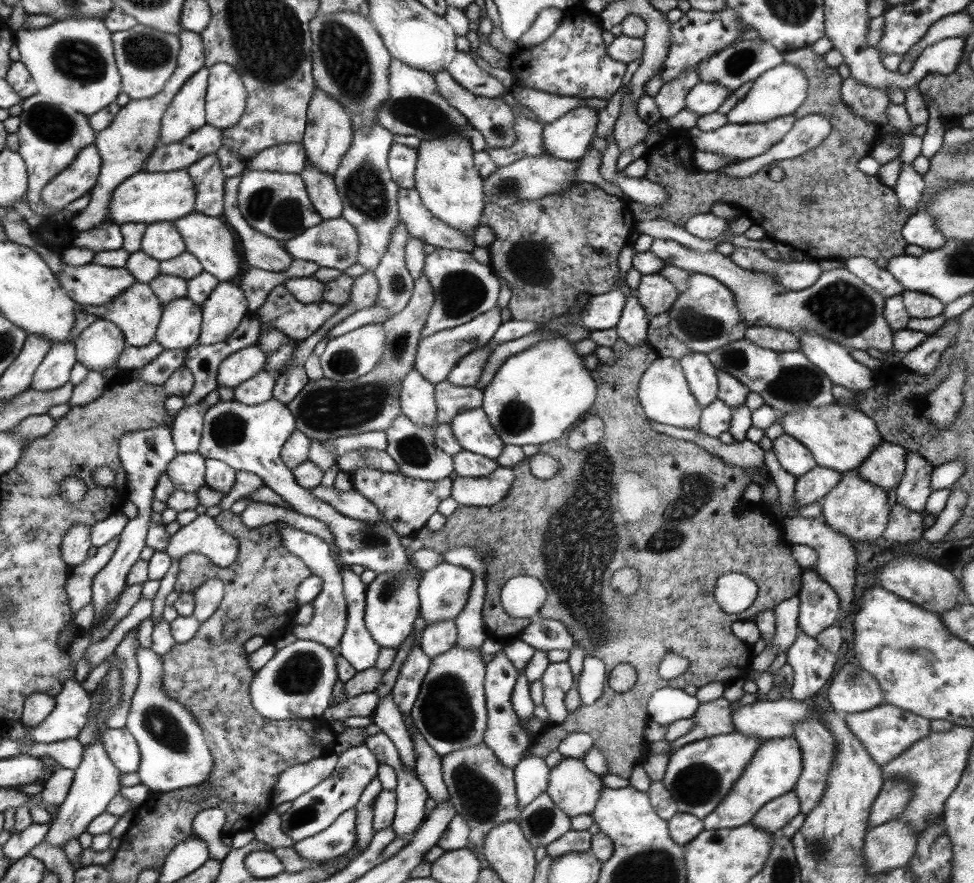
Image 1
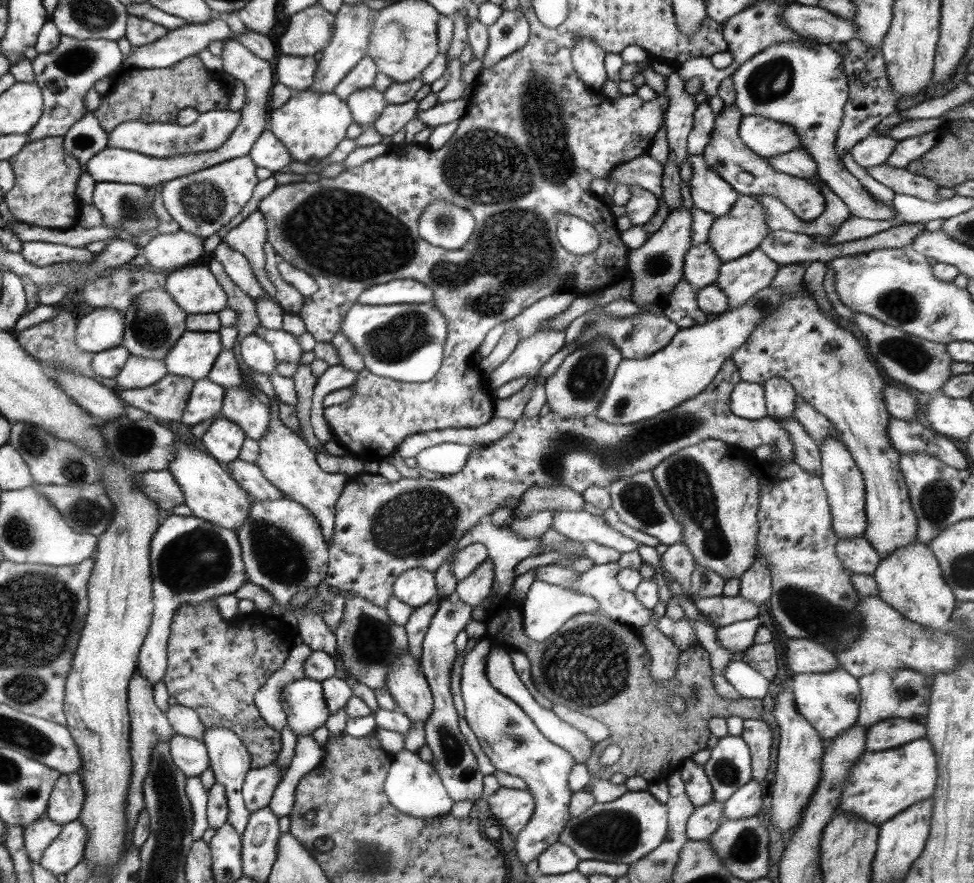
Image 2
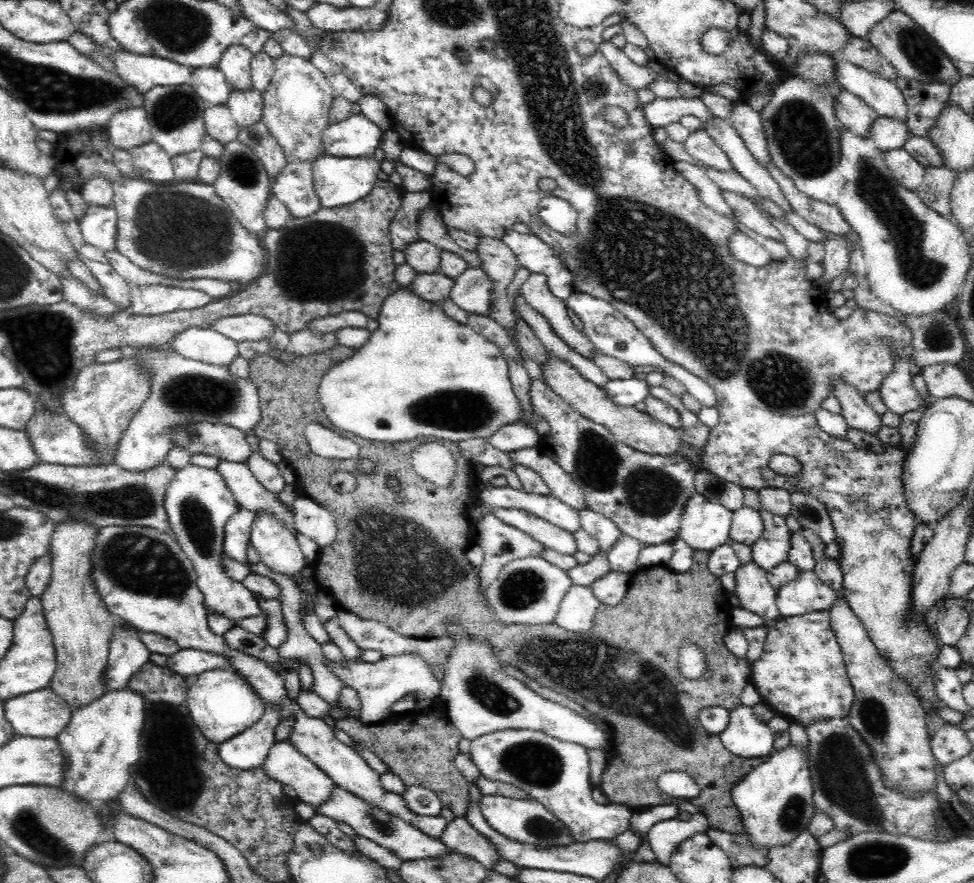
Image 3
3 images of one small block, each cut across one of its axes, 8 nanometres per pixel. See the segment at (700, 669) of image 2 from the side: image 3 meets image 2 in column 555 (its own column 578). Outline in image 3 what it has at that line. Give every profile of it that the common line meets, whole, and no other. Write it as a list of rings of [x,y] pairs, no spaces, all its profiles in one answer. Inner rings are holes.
[[[310,354],[310,356],[304,356],[304,358],[296,356],[296,362],[294,362],[292,366],[288,366],[288,368],[284,368],[282,364],[278,364],[278,362],[272,360],[270,356],[260,356],[260,358],[256,358],[256,360],[250,362],[250,376],[252,376],[252,384],[258,386],[258,402],[260,402],[260,420],[258,420],[258,424],[254,426],[256,436],[260,436],[260,438],[264,438],[264,440],[270,440],[270,442],[276,442],[276,444],[280,446],[280,452],[282,452],[284,462],[290,464],[290,468],[292,468],[292,470],[296,472],[296,476],[298,476],[298,486],[296,486],[298,492],[300,492],[302,496],[306,496],[306,498],[312,498],[312,500],[318,502],[320,506],[328,508],[328,510],[334,514],[334,520],[336,520],[336,526],[338,526],[338,528],[336,528],[334,542],[330,542],[328,546],[324,546],[324,548],[320,550],[320,558],[318,558],[318,562],[316,562],[316,566],[314,566],[314,574],[312,574],[312,576],[314,576],[314,580],[318,582],[318,586],[334,596],[334,600],[338,602],[338,608],[340,608],[340,610],[344,610],[344,612],[352,612],[352,614],[358,614],[358,618],[364,620],[364,622],[380,622],[380,624],[388,626],[390,630],[394,630],[396,634],[406,636],[406,638],[412,638],[412,640],[436,640],[436,638],[448,638],[448,636],[450,636],[450,632],[448,632],[448,624],[450,624],[450,622],[456,622],[456,624],[464,630],[464,634],[466,634],[466,636],[462,636],[462,638],[478,638],[478,640],[486,642],[486,644],[494,650],[494,656],[500,660],[502,666],[516,668],[516,670],[520,670],[524,676],[528,676],[528,678],[532,678],[534,682],[538,682],[540,686],[544,686],[544,688],[548,688],[548,690],[552,690],[552,692],[556,692],[556,694],[562,694],[562,696],[566,696],[568,700],[574,700],[574,702],[578,702],[580,706],[588,708],[588,710],[592,712],[592,716],[596,716],[598,720],[602,720],[604,724],[608,724],[608,734],[610,734],[610,738],[612,738],[612,744],[610,744],[610,748],[606,750],[606,752],[608,752],[608,764],[606,764],[604,774],[602,774],[602,792],[610,798],[610,804],[612,804],[614,808],[620,808],[620,806],[626,806],[626,808],[654,808],[654,806],[662,806],[662,804],[682,804],[682,802],[692,802],[694,806],[698,806],[698,808],[702,808],[702,810],[706,812],[706,818],[708,818],[710,828],[720,830],[720,832],[728,832],[728,834],[734,834],[734,836],[742,836],[742,834],[744,834],[744,828],[742,828],[740,812],[736,812],[736,806],[734,806],[734,802],[732,802],[732,784],[738,782],[740,778],[748,776],[748,774],[750,774],[754,768],[758,768],[760,764],[764,764],[764,762],[770,758],[770,754],[768,754],[768,756],[758,756],[758,758],[740,758],[740,756],[736,756],[736,754],[732,754],[732,752],[728,752],[728,750],[724,748],[720,736],[712,736],[712,734],[708,734],[708,732],[702,728],[702,724],[700,724],[700,712],[702,712],[702,708],[712,708],[712,706],[736,708],[738,704],[742,704],[742,702],[740,702],[740,696],[742,696],[744,688],[750,684],[750,682],[748,682],[748,680],[750,680],[750,664],[748,664],[748,660],[746,660],[746,658],[744,658],[744,660],[738,660],[738,658],[736,658],[734,654],[730,654],[730,650],[726,648],[726,634],[728,634],[728,628],[730,628],[730,610],[732,610],[732,604],[730,604],[730,600],[728,600],[730,596],[726,594],[726,590],[724,590],[724,586],[722,586],[722,578],[710,574],[710,570],[708,570],[708,554],[710,554],[710,552],[706,552],[706,550],[696,550],[696,552],[694,552],[694,564],[692,564],[692,570],[690,570],[690,572],[684,572],[684,574],[672,572],[668,566],[660,566],[660,568],[658,568],[658,566],[656,566],[656,568],[640,568],[640,570],[638,570],[636,574],[632,574],[632,578],[630,578],[630,590],[628,590],[624,602],[620,602],[620,606],[616,606],[616,608],[606,608],[604,604],[600,604],[600,608],[596,610],[596,614],[594,614],[594,618],[592,618],[592,628],[588,628],[586,632],[568,632],[568,630],[560,628],[556,622],[542,624],[542,626],[504,624],[504,622],[500,622],[498,616],[496,616],[496,612],[494,612],[492,606],[488,604],[486,594],[480,592],[480,582],[482,582],[482,580],[480,580],[480,566],[472,566],[470,560],[466,558],[468,550],[476,544],[476,536],[478,536],[478,532],[476,532],[476,524],[468,518],[468,510],[470,510],[470,506],[474,506],[474,504],[478,502],[478,498],[480,498],[480,478],[478,478],[478,474],[476,474],[474,464],[462,454],[462,450],[460,450],[460,446],[458,446],[456,442],[446,442],[446,440],[440,440],[440,438],[436,440],[436,442],[440,442],[440,444],[444,444],[444,446],[448,448],[448,452],[454,456],[456,466],[458,466],[458,474],[454,476],[454,484],[448,486],[448,488],[432,486],[430,482],[426,482],[426,480],[422,480],[422,478],[418,478],[418,476],[414,474],[412,464],[410,464],[412,448],[418,446],[418,442],[414,442],[414,438],[408,440],[408,442],[392,442],[392,444],[382,442],[382,444],[380,444],[380,466],[376,466],[374,472],[370,472],[370,474],[364,474],[364,472],[358,472],[358,470],[356,470],[358,458],[348,460],[348,462],[342,462],[342,460],[320,458],[318,454],[312,452],[310,444],[308,444],[308,438],[306,438],[306,426],[308,426],[310,422],[320,422],[322,426],[328,426],[326,408],[322,406],[322,402],[318,402],[318,398],[320,398],[320,388],[318,388],[318,386],[322,384],[322,378],[328,374],[330,358],[332,358],[330,354]],[[344,470],[348,470],[348,472],[352,472],[352,474],[358,476],[354,490],[348,492],[348,494],[340,494],[340,492],[336,492],[334,486],[332,486],[332,474],[338,474],[338,472],[344,472]],[[388,476],[394,476],[394,478],[400,480],[400,484],[402,484],[402,490],[400,490],[400,492],[394,492],[394,490],[388,488],[388,484],[386,484],[386,478],[388,478]],[[686,640],[692,642],[694,646],[698,646],[698,648],[704,652],[704,656],[706,656],[706,668],[704,668],[704,672],[702,672],[702,676],[700,676],[698,680],[688,680],[684,674],[680,674],[680,666],[678,666],[678,650],[680,650],[682,642],[686,642]],[[670,770],[686,772],[686,774],[698,784],[698,788],[700,788],[700,796],[698,796],[698,798],[692,798],[692,800],[690,800],[690,798],[676,800],[676,798],[672,798],[670,794],[662,792],[660,786],[658,786],[660,774],[662,774],[662,772],[670,772]]]

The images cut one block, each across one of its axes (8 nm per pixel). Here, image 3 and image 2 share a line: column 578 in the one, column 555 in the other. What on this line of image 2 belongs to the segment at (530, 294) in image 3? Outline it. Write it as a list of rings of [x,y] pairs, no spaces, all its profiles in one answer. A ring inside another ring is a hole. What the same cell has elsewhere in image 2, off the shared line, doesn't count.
[[[533,332],[531,338],[519,342],[515,346],[515,350],[507,356],[507,360],[495,368],[489,378],[487,384],[489,388],[497,390],[499,386],[517,380],[517,378],[539,378],[539,370],[541,366],[551,360],[551,356],[555,356],[557,350],[561,350],[565,346],[565,332]]]

